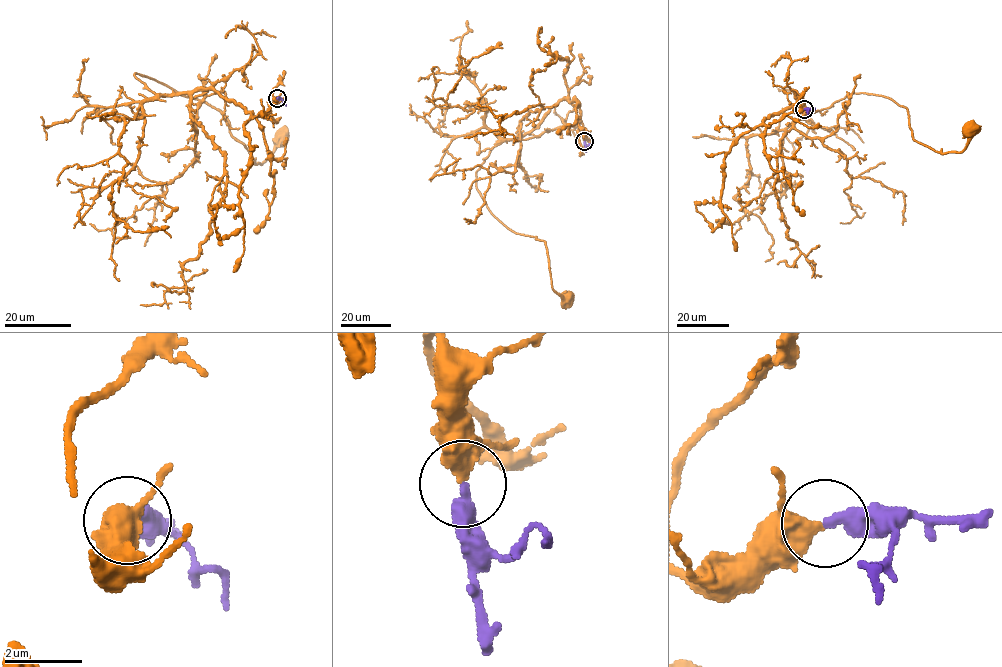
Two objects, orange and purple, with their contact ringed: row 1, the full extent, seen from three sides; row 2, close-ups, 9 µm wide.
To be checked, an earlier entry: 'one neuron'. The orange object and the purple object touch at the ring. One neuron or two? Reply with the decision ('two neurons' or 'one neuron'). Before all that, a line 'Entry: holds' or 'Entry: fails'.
Entry: holds
one neuron

